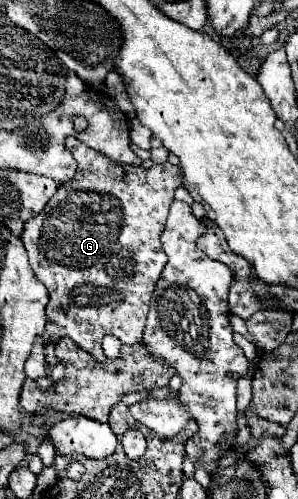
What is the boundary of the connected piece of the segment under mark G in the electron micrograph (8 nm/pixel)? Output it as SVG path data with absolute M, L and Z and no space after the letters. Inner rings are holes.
M68 137L66 147L78 161L78 171L74 179L58 187L44 211L26 223L22 243L28 251L34 273L50 293L50 303L46 307L48 323L44 331L44 345L68 335L96 361L106 361L102 351L104 335L116 335L126 345L142 343L148 303L168 261L160 245L160 235L166 225L170 203L174 201L174 189L182 183L182 175L180 169L170 163L154 165L150 169L142 165L118 165L76 137Z

